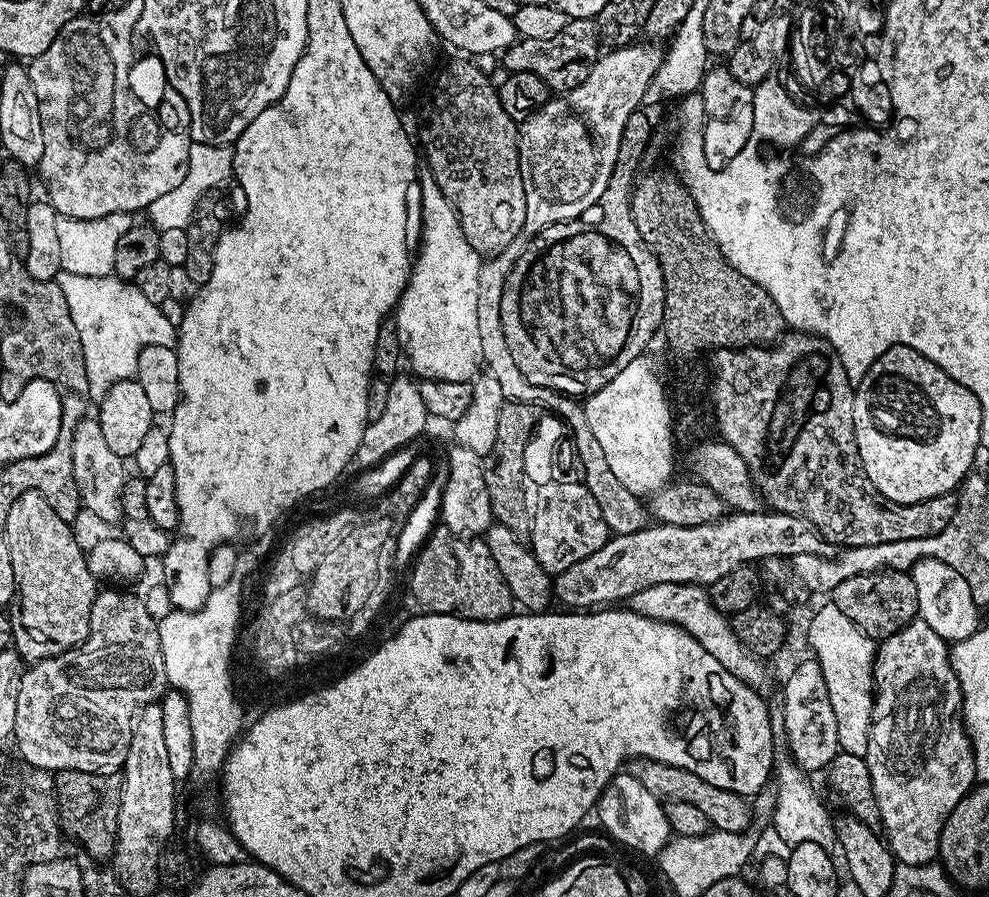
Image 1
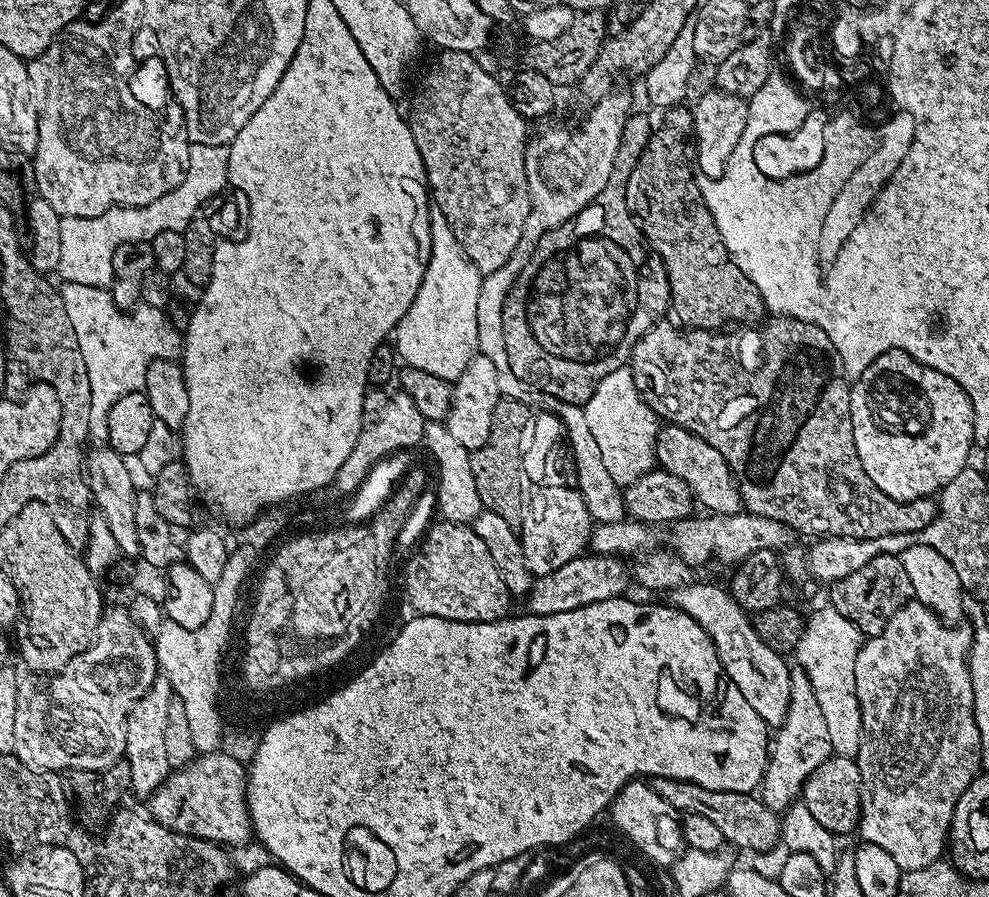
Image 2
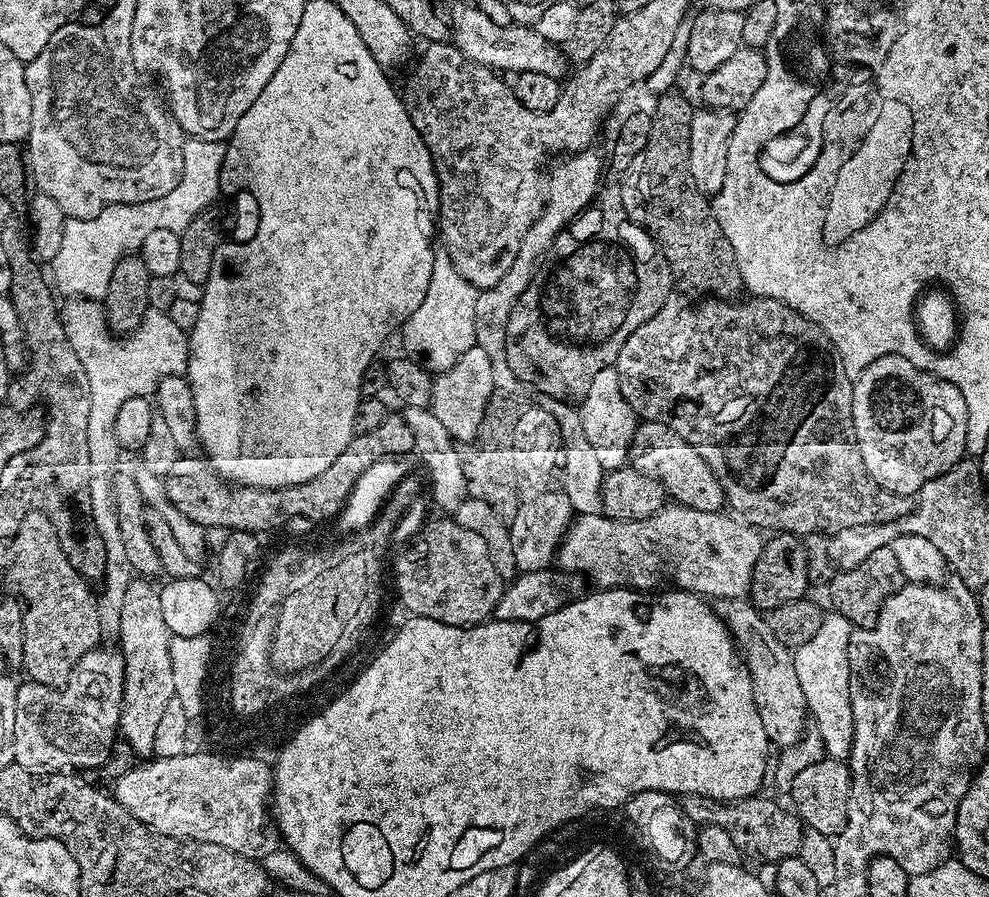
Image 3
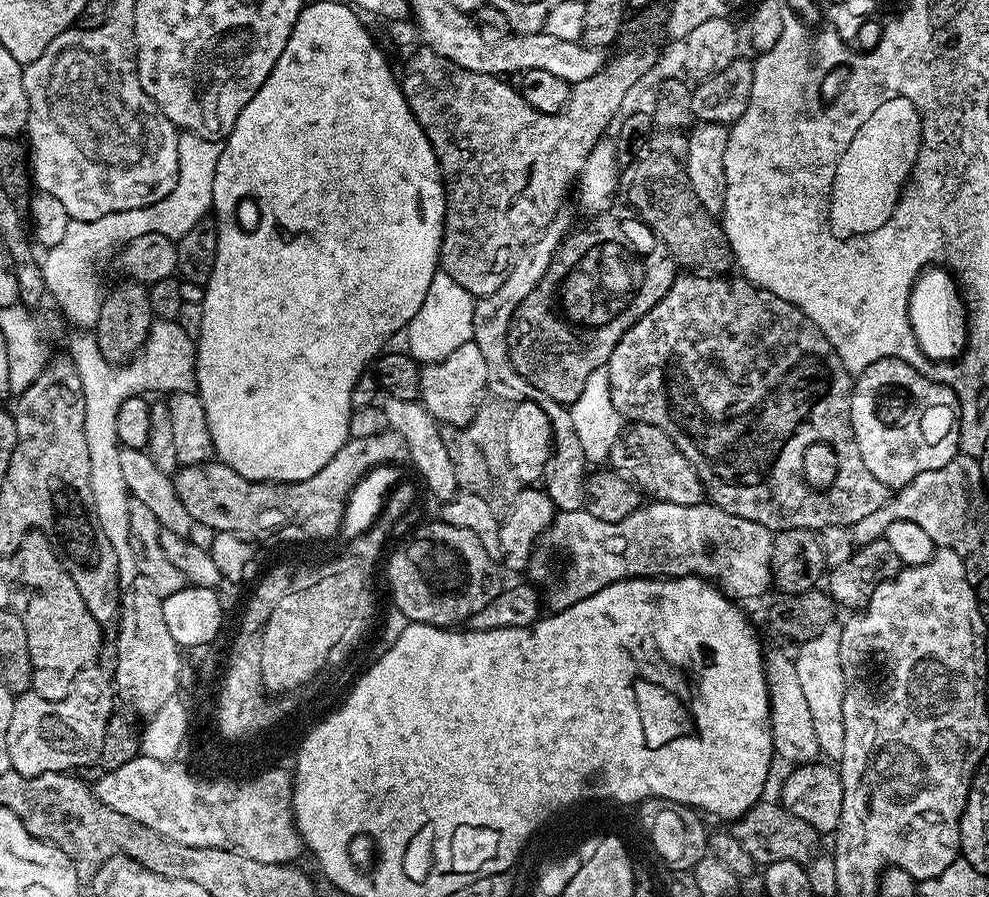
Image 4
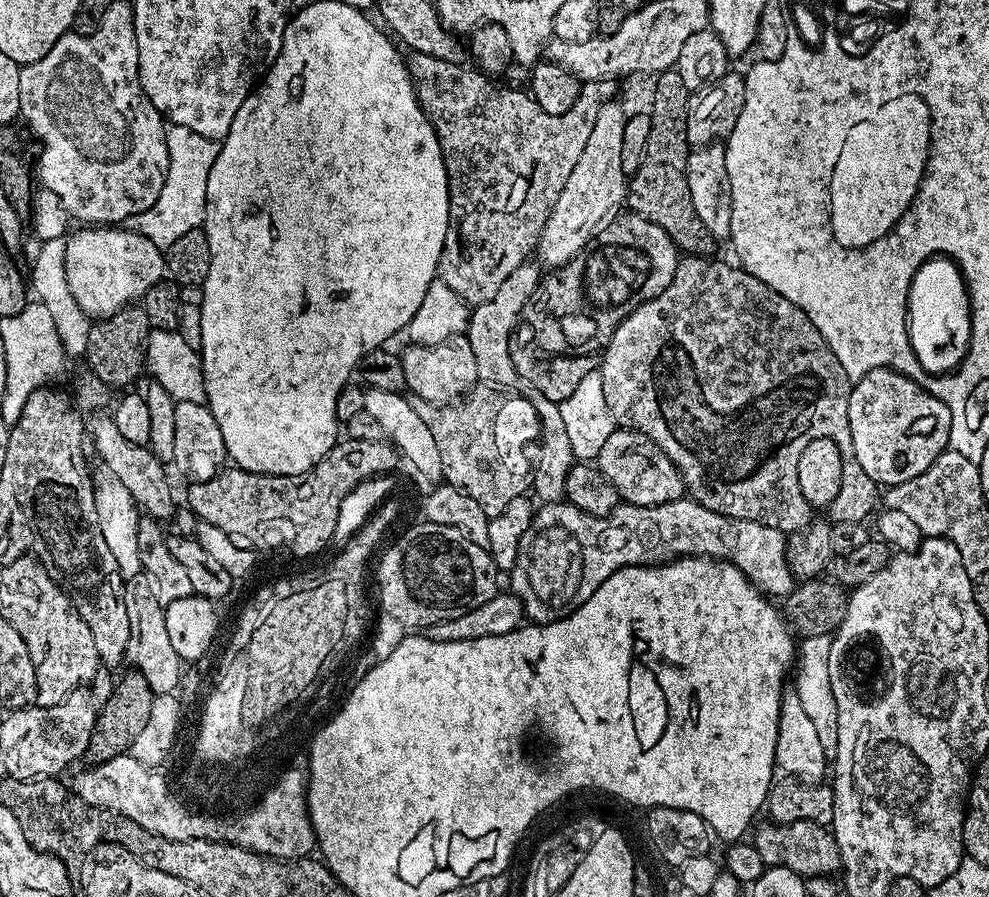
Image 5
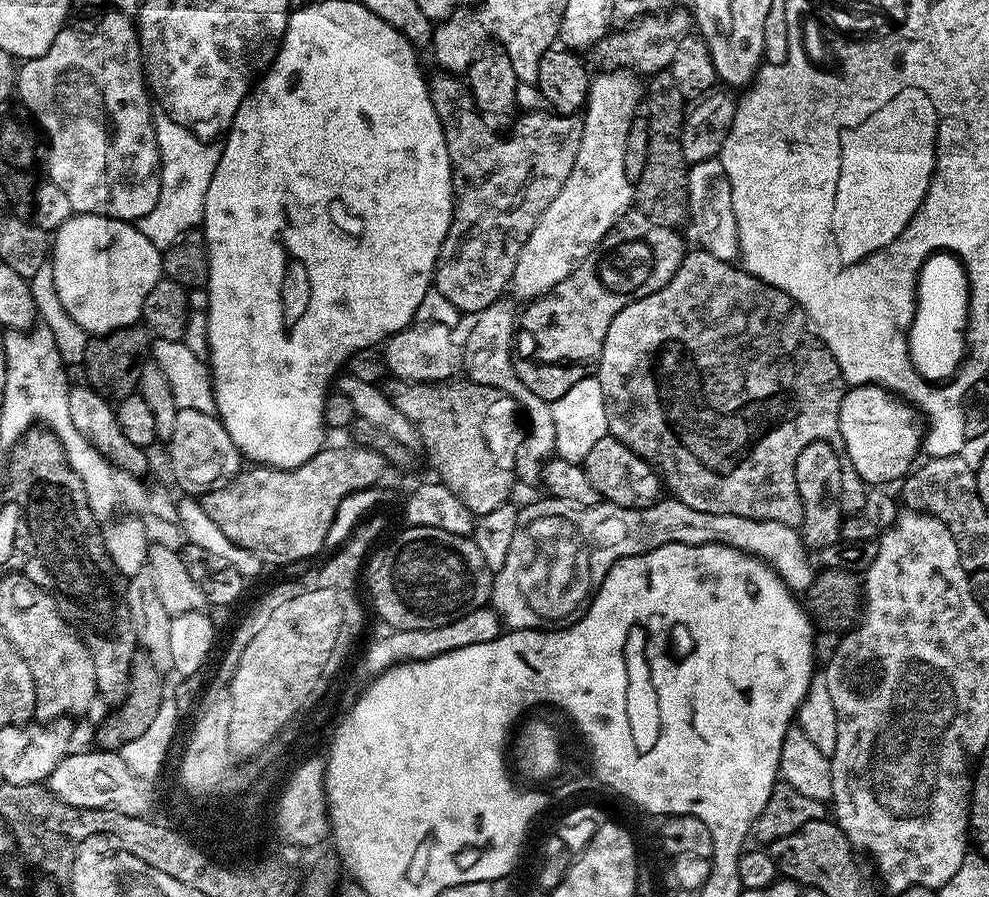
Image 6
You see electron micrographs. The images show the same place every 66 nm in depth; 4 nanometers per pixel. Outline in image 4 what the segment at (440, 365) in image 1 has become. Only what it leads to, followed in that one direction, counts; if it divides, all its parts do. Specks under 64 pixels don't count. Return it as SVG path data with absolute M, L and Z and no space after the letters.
M437 270L430 282L430 290L426 290L426 302L422 302L418 314L414 314L414 318L408 323L408 355L421 365L435 364L446 354L458 350L458 346L470 342L474 334L475 309L476 300L471 294L462 290L462 286L458 286L458 282L450 278L450 274Z

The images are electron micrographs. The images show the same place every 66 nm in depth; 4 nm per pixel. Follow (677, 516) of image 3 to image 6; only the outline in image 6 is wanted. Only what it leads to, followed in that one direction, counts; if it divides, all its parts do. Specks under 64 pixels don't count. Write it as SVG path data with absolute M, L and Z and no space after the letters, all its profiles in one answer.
M543 498L521 507L516 514L514 539L506 553L502 570L494 573L490 606L500 615L509 629L551 629L559 625L563 616L575 617L585 607L586 601L595 593L604 575L622 558L646 554L658 546L667 544L725 544L747 552L769 564L784 580L793 593L807 593L814 582L817 569L812 568L810 549L804 545L803 535L797 529L782 522L742 518L734 514L706 514L702 510L690 510L675 498L661 498L645 508L623 508L611 502L597 502L587 506L571 504L565 500Z

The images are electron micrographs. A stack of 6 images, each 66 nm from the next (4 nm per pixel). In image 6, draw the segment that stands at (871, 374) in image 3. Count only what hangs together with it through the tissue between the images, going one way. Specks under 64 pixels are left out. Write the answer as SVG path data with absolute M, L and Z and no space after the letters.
M874 382L849 387L840 407L843 455L850 458L854 470L868 486L888 486L891 480L903 481L913 471L916 455L922 452L922 424L916 421L917 409L884 388Z

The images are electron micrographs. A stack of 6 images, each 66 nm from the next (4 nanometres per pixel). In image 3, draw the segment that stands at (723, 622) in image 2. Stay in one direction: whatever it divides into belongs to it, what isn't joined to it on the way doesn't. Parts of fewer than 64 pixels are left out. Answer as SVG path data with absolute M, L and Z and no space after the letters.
M717 599L714 611L731 632L732 642L744 661L744 667L752 675L752 693L756 698L758 718L762 718L762 730L766 730L769 741L777 749L794 746L809 727L810 711L794 670L793 649L782 646L782 642L774 638L774 630L770 630L765 613L747 599Z

